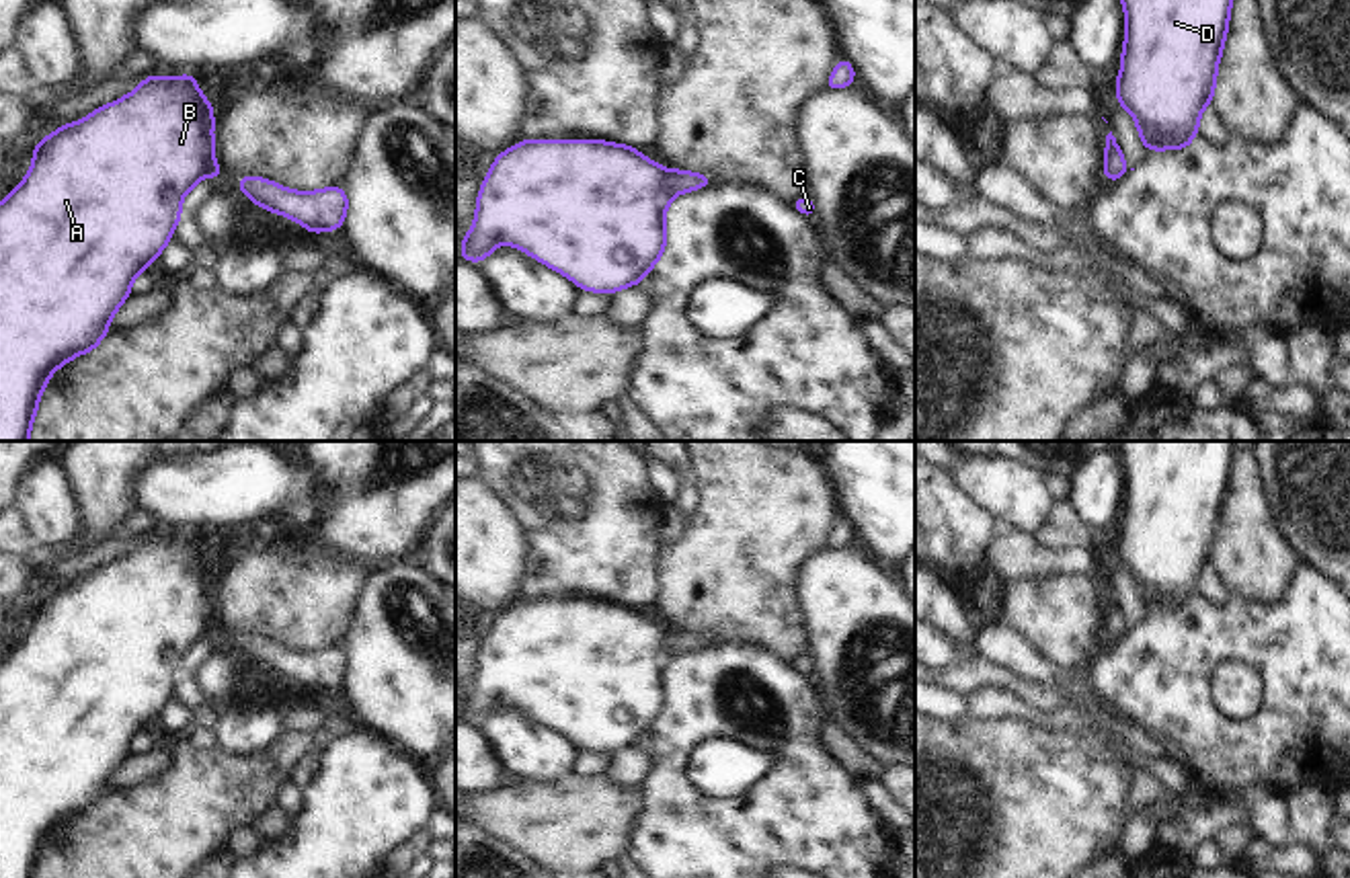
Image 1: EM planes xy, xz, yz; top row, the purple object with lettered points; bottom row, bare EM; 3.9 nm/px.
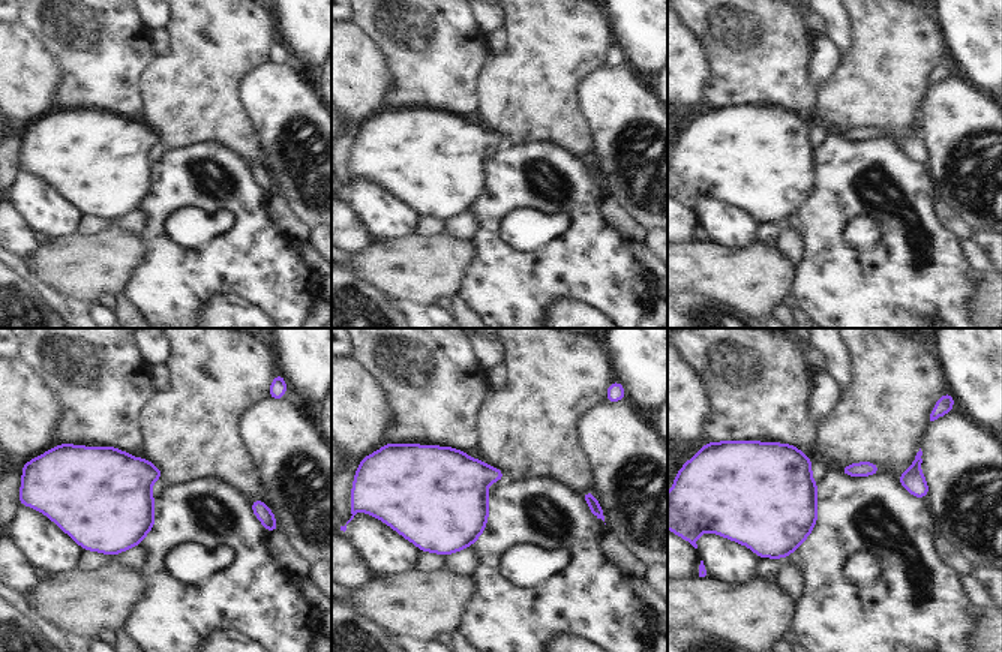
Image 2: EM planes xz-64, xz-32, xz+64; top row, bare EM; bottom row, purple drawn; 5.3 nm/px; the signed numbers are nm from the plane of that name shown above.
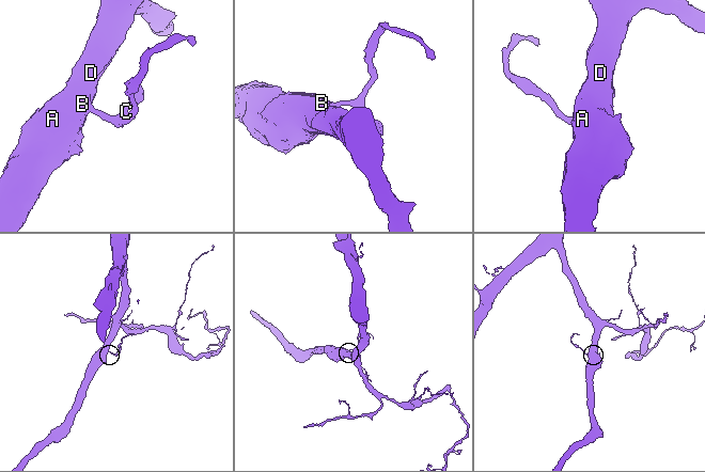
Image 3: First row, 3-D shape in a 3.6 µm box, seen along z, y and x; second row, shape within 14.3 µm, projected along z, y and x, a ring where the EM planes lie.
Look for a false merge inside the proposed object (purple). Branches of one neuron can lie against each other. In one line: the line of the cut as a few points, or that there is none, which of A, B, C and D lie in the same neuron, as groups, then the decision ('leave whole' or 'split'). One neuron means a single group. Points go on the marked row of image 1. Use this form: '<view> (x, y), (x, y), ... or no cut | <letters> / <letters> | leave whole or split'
no cut | A B C D | leave whole

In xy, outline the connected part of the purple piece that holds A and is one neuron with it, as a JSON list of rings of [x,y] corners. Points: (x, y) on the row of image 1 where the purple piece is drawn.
[[[195,72],[162,80],[156,74],[123,98],[98,107],[78,123],[66,123],[33,148],[33,166],[23,183],[0,203],[0,441],[29,441],[31,425],[39,408],[39,396],[47,388],[53,371],[70,359],[90,353],[109,334],[109,320],[119,306],[131,295],[131,281],[156,261],[162,248],[172,240],[172,230],[183,220],[183,197],[207,174],[224,178],[224,168],[215,166],[213,148],[213,103],[205,101],[195,84]]]

